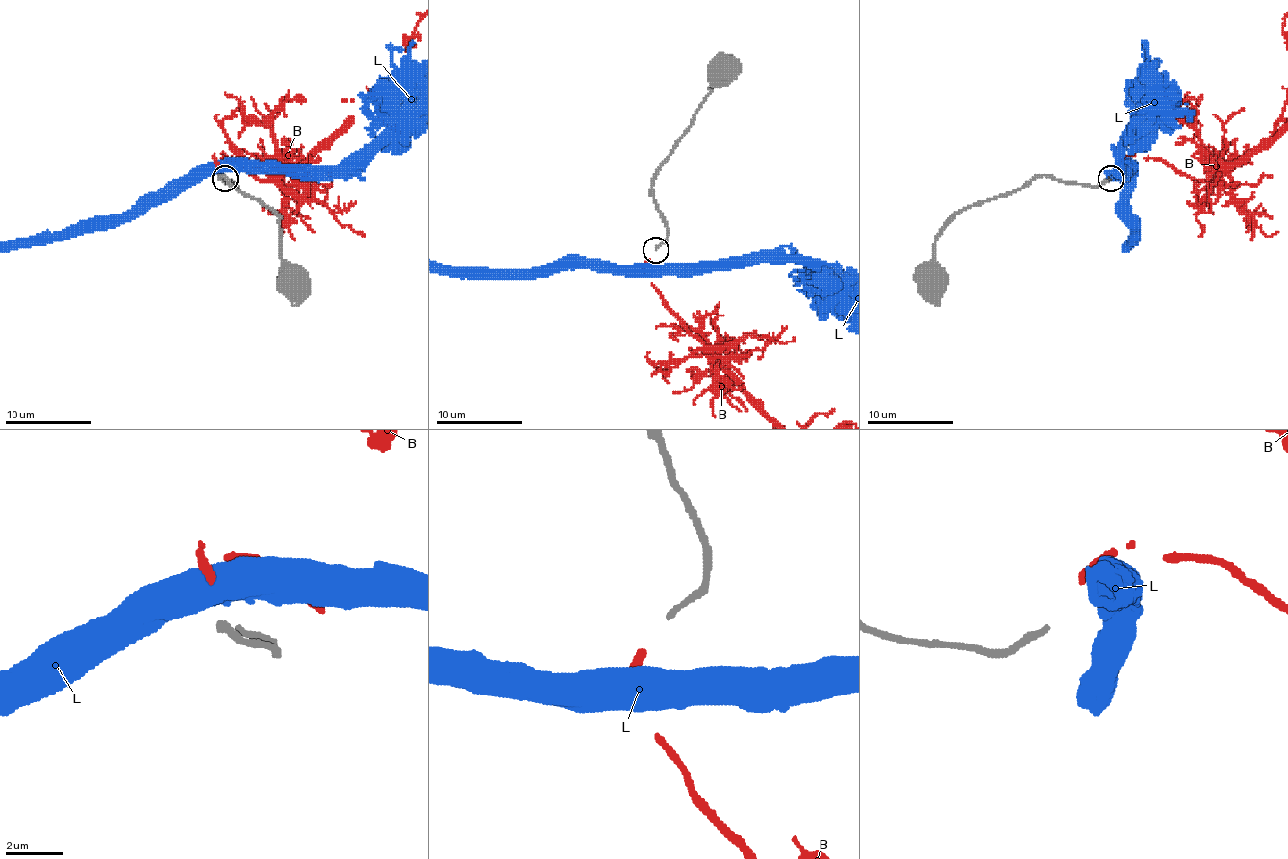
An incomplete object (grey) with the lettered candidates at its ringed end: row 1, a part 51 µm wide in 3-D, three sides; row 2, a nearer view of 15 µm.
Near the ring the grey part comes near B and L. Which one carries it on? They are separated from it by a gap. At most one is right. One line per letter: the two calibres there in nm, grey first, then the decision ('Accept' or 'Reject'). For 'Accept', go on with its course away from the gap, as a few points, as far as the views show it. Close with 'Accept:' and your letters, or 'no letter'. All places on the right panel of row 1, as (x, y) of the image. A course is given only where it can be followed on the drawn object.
B: Thickness 180 nm (grey) against 280 nm. Accept
L: Thickness 180 nm (grey) against 750 nm. Reject
Accept: B

